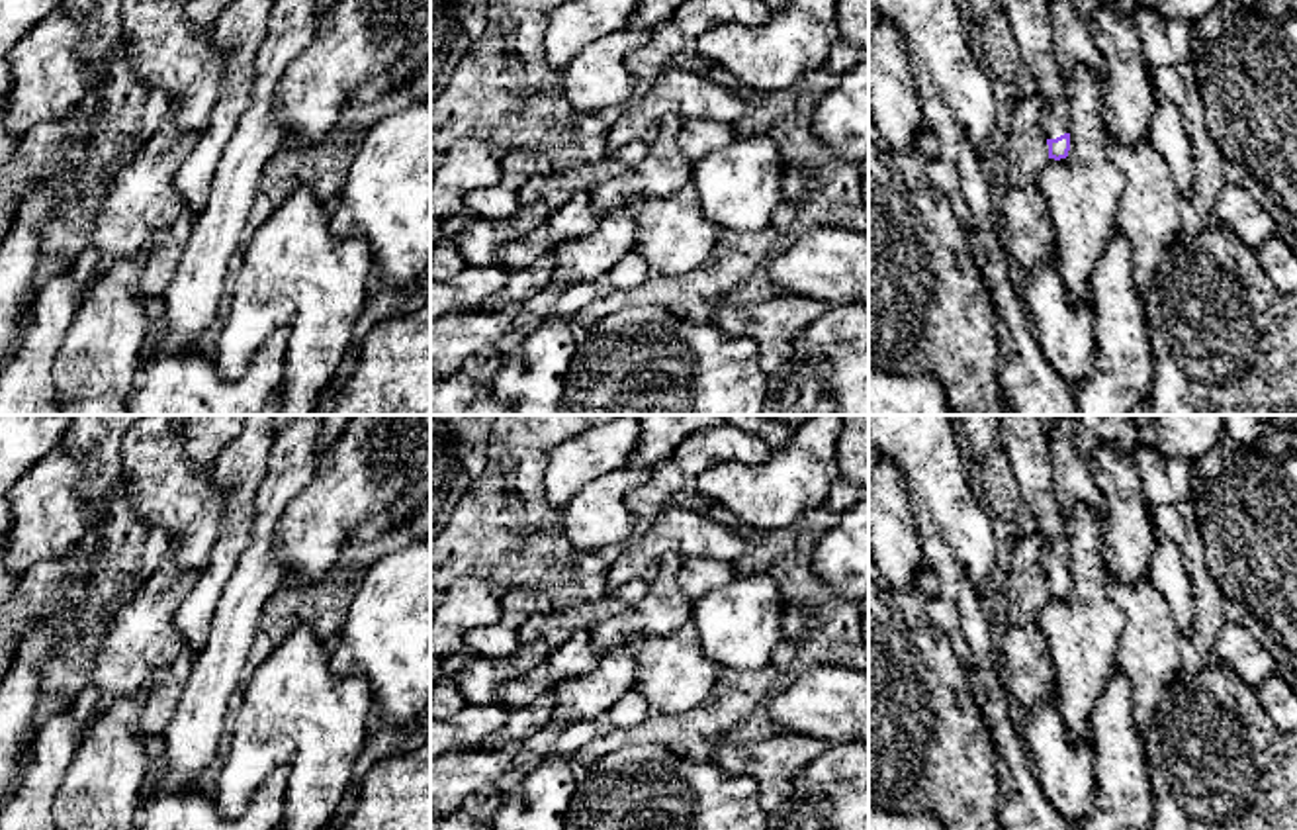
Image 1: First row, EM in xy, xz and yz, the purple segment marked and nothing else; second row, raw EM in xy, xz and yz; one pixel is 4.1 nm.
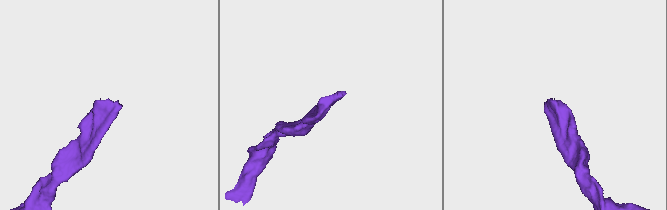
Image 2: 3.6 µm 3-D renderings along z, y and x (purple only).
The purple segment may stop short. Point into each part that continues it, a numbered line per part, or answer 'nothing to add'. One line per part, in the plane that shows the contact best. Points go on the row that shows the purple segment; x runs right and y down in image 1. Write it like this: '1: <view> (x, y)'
1: yz (1029, 22)

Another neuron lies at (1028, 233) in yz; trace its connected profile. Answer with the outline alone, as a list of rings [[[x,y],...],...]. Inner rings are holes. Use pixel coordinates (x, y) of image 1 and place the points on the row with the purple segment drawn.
[[[1013,92],[1013,112],[1002,161],[1006,182],[996,190],[996,209],[1002,243],[1027,272],[1035,272],[1045,260],[1056,258],[1056,233],[1049,204],[1037,188],[1037,176],[1049,161],[1039,100]]]

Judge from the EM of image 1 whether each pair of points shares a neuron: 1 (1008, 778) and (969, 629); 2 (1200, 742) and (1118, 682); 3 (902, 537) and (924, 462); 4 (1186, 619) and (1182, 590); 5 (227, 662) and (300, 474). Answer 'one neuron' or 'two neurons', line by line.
1: one neuron
2: two neurons
3: two neurons
4: one neuron
5: one neuron

